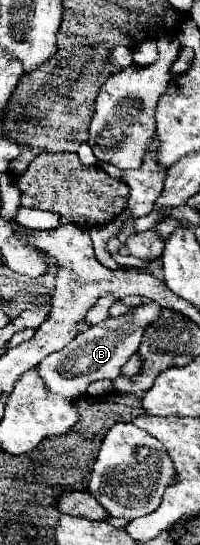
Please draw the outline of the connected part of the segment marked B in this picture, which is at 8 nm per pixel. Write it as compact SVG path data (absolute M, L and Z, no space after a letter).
M147 302L139 304L129 310L129 314L117 316L117 318L107 318L95 326L91 326L87 332L75 336L69 346L65 346L59 352L49 354L39 366L37 372L41 374L45 386L49 386L51 394L59 394L63 398L79 398L87 392L87 386L95 380L115 380L119 376L119 368L129 360L133 352L137 352L141 336L145 332L145 326L157 318L161 312L161 306L157 302Z

